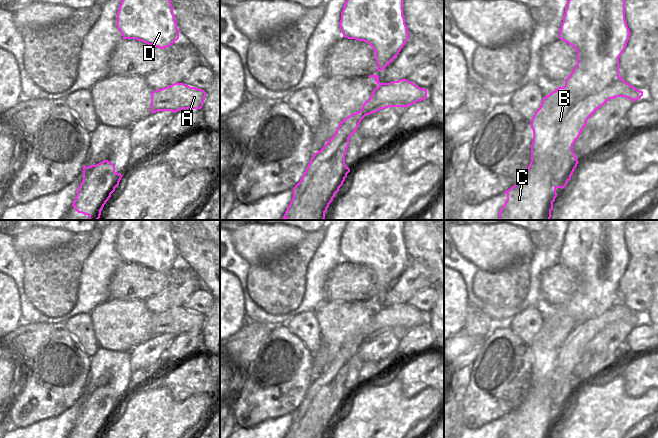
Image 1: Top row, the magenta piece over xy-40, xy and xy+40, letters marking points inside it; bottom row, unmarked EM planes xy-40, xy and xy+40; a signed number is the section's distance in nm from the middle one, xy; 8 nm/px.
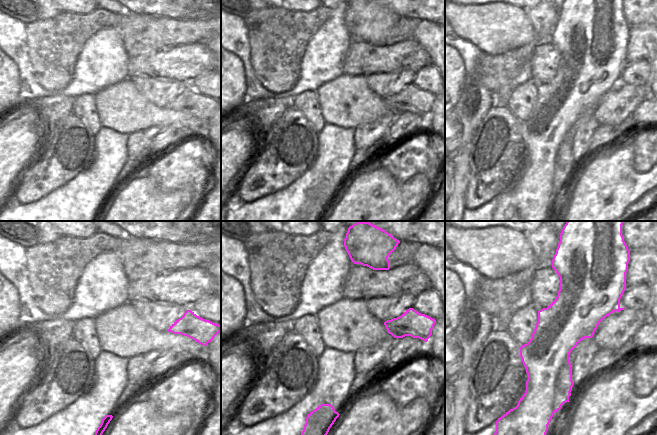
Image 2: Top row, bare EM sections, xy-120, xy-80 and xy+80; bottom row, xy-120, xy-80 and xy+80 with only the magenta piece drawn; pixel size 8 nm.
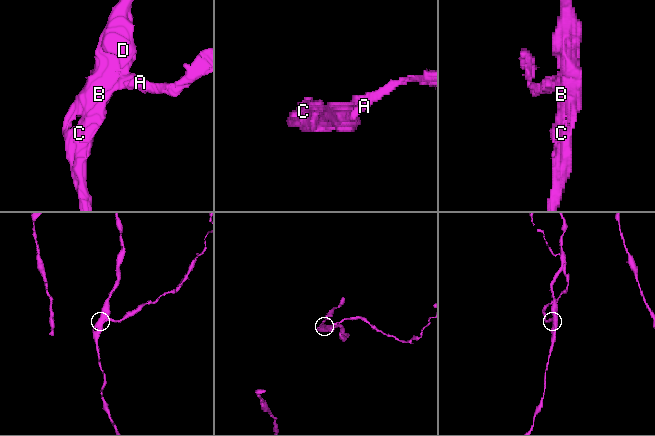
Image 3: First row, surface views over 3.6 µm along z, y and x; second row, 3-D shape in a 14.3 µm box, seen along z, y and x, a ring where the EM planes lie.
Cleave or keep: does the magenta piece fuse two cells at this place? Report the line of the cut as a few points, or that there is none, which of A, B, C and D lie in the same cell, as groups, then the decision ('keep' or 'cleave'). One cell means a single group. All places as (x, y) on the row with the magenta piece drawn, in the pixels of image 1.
xy+40 (618, 76), (613, 82), (594, 93), (588, 99) | A / B C D | cleave

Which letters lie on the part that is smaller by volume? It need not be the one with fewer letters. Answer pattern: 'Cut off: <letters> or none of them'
Cut off: A

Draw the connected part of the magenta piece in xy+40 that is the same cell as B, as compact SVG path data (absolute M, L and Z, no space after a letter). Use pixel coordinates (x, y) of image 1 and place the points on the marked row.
M568 0L559 30L559 39L575 48L577 64L565 80L564 87L558 87L543 97L541 106L531 120L533 142L531 162L523 178L506 190L507 200L499 212L499 220L550 220L556 189L563 189L579 163L573 152L573 144L579 138L587 120L601 107L589 98L602 91L619 77L619 58L627 46L631 32L625 20L625 0Z

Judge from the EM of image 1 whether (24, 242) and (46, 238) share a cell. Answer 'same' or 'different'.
same

